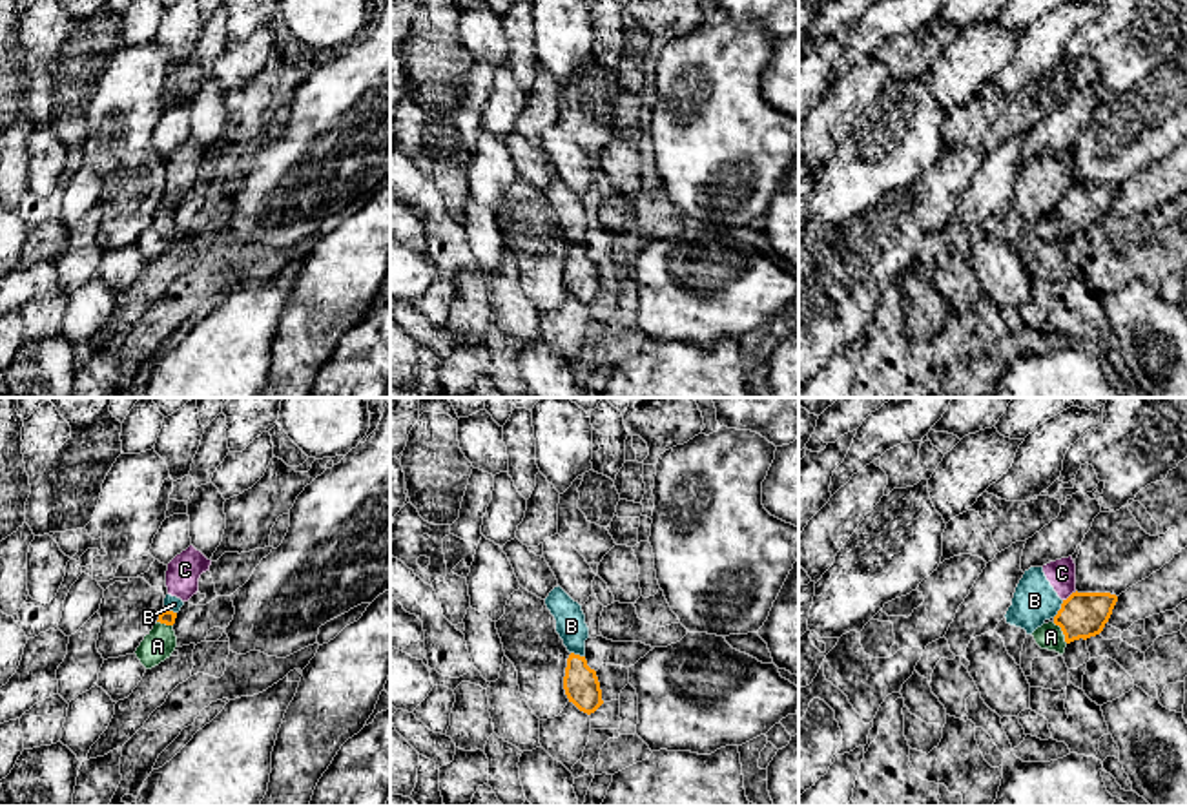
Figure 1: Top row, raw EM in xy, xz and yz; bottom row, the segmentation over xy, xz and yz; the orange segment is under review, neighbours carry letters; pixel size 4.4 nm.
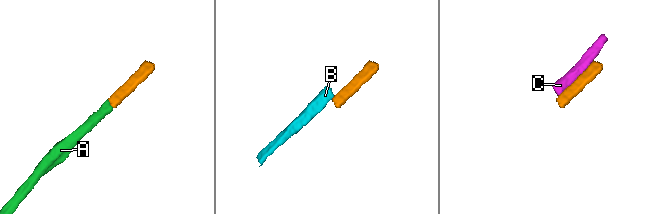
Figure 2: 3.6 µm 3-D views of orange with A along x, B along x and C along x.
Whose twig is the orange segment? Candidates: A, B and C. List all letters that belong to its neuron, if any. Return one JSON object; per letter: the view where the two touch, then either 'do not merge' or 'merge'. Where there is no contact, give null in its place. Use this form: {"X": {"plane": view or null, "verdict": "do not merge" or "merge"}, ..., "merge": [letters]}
{"A": {"plane": "yz", "verdict": "merge"}, "B": {"plane": "yz", "verdict": "do not merge"}, "C": {"plane": "yz", "verdict": "do not merge"}, "merge": ["A"]}

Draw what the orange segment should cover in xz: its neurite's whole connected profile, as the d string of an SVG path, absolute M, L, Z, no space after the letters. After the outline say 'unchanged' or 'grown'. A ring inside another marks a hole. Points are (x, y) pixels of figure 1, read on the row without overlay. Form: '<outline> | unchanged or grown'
M569 246L563 281L569 294L587 306L594 305L604 295L596 263L587 257L585 248Z | unchanged

